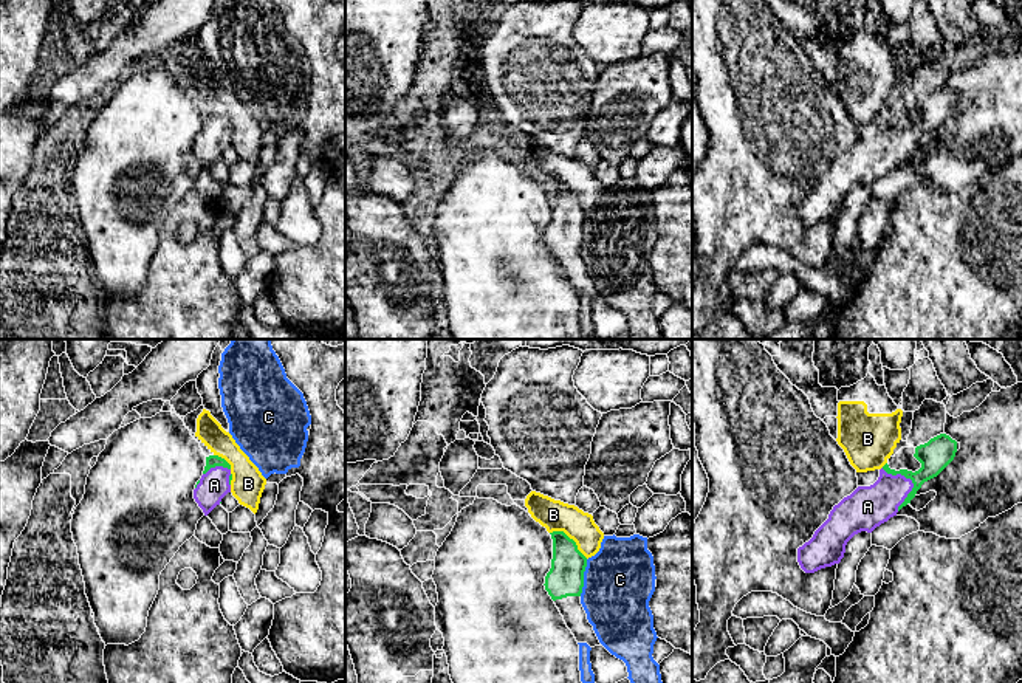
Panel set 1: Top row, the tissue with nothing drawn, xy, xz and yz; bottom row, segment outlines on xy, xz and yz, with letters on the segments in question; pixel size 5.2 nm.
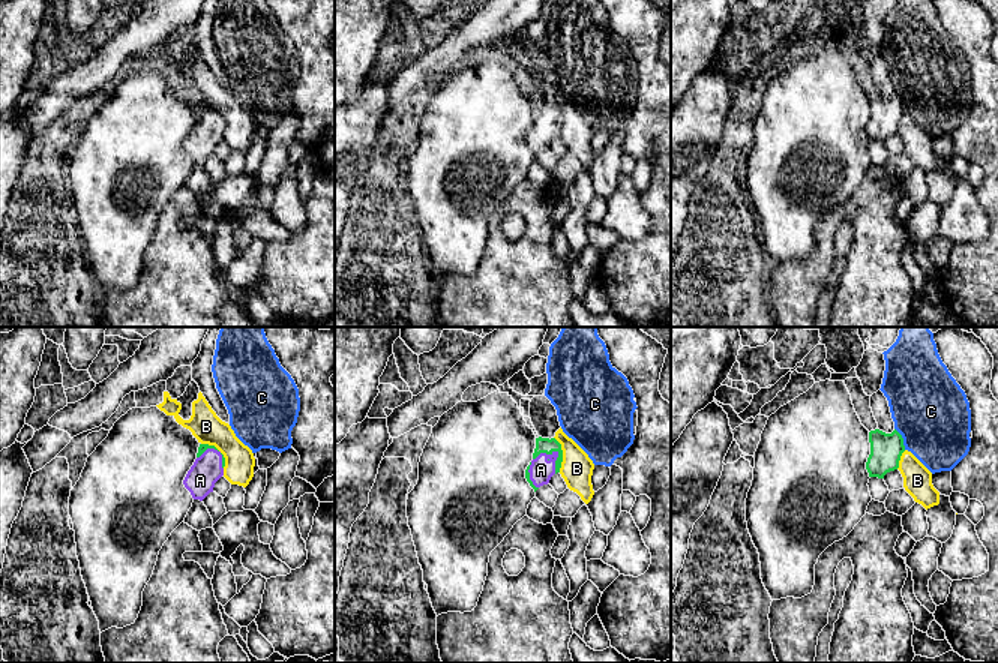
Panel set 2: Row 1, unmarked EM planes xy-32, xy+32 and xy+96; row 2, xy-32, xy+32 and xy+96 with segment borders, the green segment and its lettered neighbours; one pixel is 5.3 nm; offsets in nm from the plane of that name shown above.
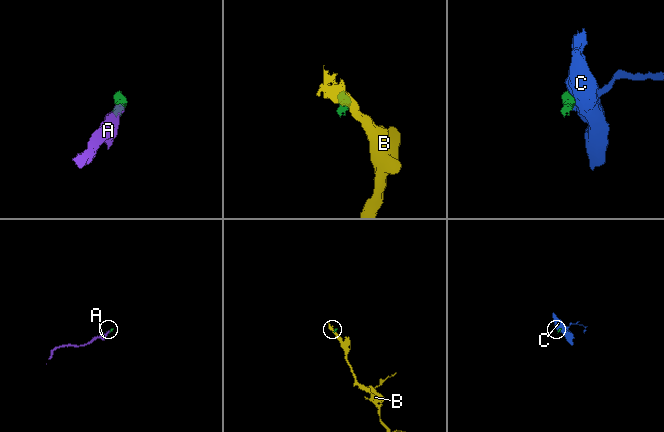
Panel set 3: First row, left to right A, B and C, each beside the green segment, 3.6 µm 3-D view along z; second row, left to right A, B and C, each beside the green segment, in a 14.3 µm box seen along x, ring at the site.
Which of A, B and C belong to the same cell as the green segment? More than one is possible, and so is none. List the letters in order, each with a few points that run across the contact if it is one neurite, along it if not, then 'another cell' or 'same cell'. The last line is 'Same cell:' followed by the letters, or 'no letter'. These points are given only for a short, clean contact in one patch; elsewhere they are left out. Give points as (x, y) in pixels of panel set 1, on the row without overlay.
A: yz (934, 109), (911, 132), (872, 158) | same cell
B: xz (550, 185), (564, 185), (587, 211) | another cell
C: xz (587, 212), (583, 245), (579, 248) | another cell
Same cell: A

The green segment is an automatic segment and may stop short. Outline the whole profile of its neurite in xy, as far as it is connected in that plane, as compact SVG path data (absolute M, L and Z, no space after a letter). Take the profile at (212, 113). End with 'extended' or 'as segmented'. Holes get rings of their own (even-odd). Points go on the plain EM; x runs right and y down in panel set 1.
M218 108L206 110L203 129L194 142L194 152L204 169L220 158L221 152L231 146L231 133L231 118L225 112Z; extended

